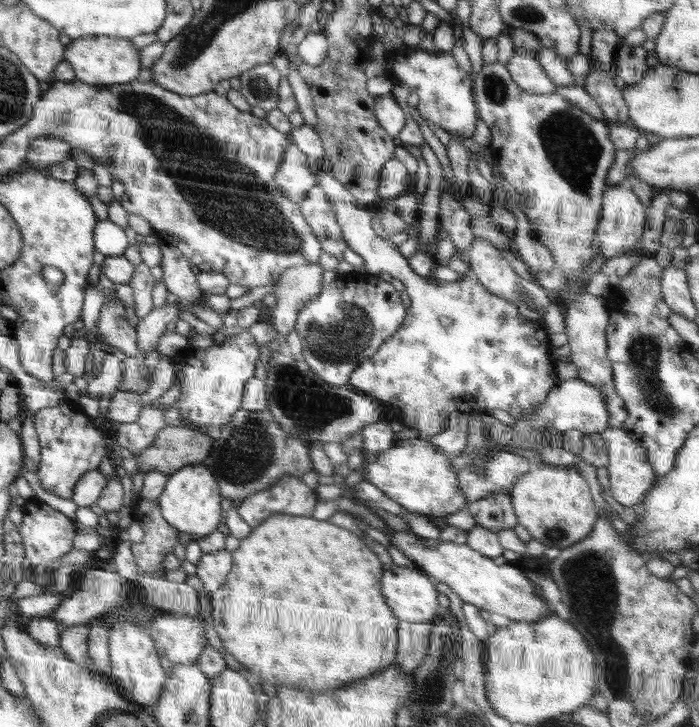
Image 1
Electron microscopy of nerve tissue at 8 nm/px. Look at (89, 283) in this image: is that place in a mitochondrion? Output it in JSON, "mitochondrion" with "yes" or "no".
{"mitochondrion":"no"}

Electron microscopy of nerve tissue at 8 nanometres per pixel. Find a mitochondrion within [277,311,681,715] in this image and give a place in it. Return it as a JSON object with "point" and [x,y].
{"point":[588,575]}

